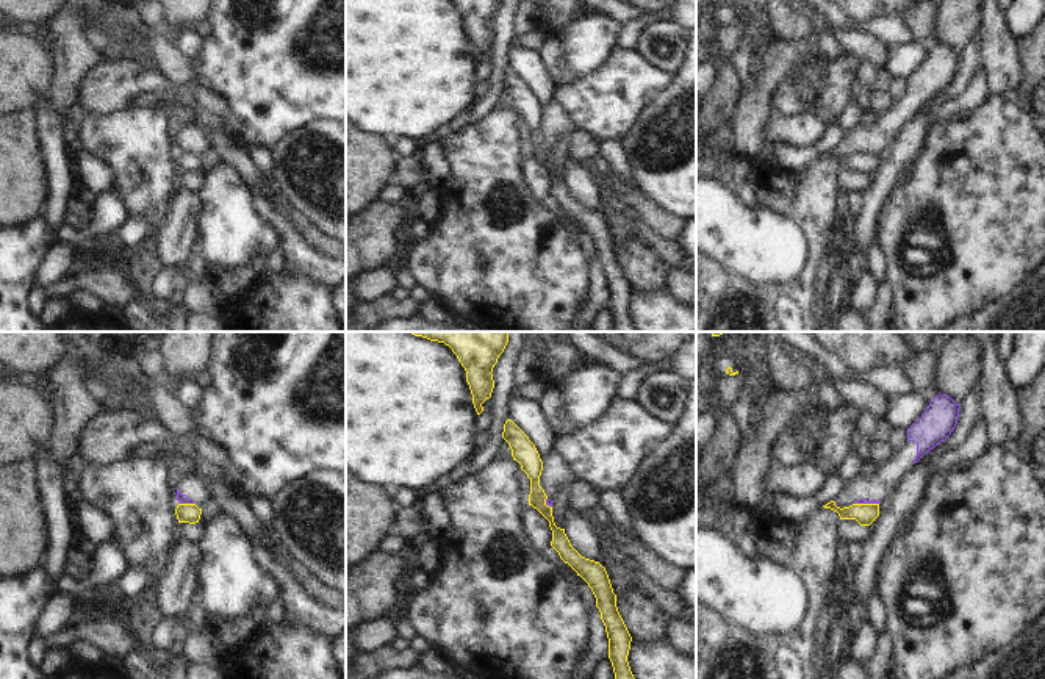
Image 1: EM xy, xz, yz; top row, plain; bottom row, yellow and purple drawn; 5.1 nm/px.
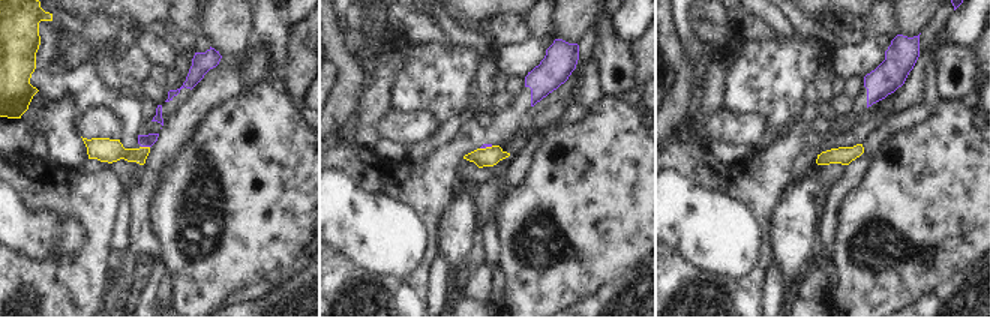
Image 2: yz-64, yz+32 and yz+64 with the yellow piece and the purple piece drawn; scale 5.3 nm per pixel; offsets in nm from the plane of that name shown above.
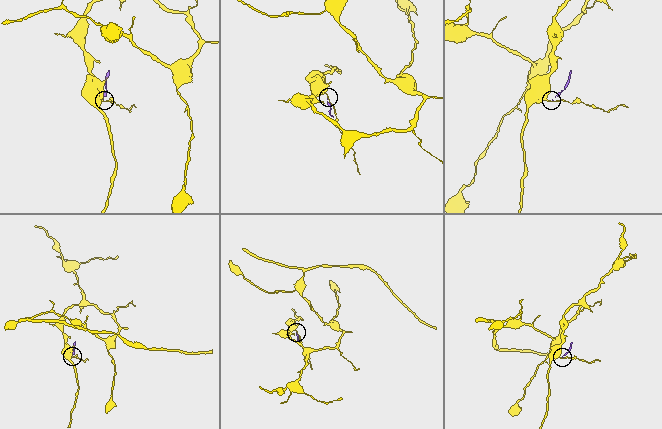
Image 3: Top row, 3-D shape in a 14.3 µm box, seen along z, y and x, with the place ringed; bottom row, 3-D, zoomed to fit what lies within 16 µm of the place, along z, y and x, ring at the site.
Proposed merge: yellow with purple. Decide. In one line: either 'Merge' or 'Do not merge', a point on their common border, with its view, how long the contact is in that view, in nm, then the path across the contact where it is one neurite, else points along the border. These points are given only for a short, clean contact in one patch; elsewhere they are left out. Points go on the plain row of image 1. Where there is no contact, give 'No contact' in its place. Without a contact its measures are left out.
Do not merge. Touches yellow at yz (867, 154). Shared border 130 nm

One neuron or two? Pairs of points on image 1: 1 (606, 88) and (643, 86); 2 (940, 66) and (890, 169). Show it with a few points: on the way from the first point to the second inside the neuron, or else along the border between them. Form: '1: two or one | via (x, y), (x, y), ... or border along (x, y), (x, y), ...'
1: one | via (615, 88), (620, 83), (634, 83)
2: two | border along (937, 93), (914, 113)

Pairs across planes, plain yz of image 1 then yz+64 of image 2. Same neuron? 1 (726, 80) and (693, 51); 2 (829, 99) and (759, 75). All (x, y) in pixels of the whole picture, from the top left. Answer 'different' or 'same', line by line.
1: different
2: same

